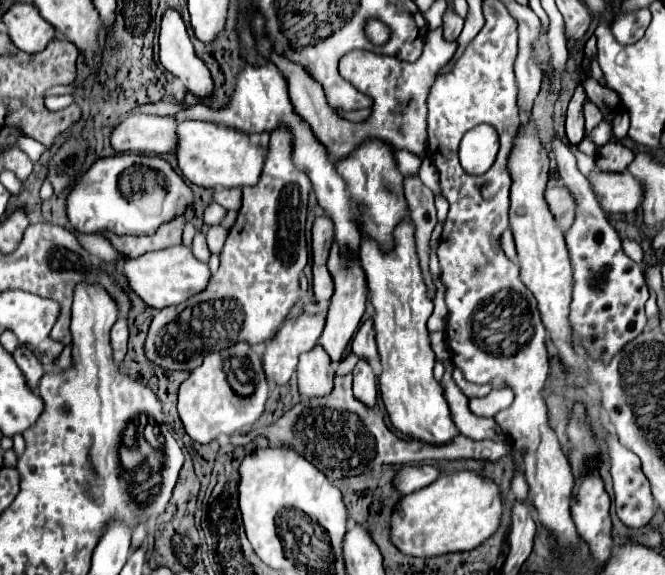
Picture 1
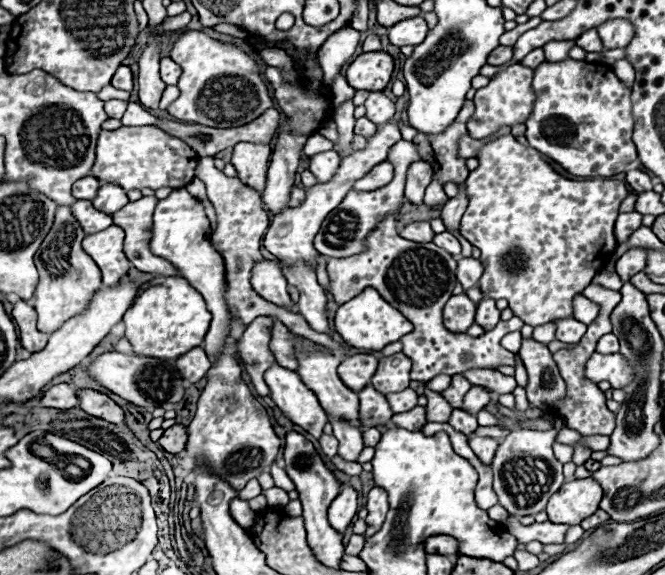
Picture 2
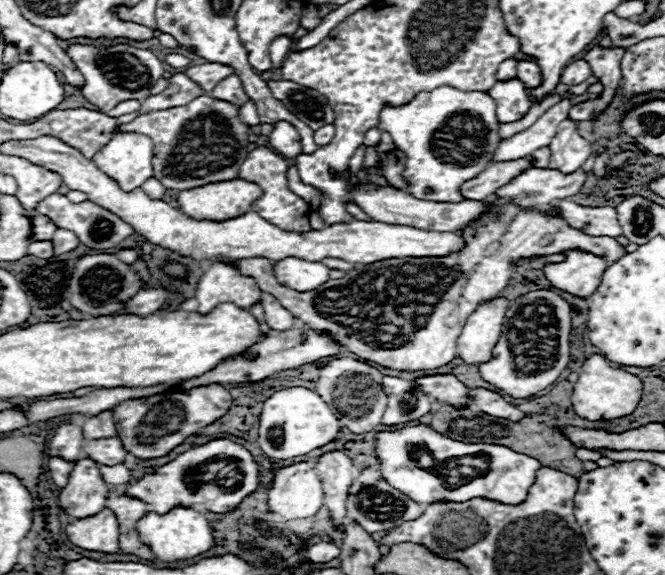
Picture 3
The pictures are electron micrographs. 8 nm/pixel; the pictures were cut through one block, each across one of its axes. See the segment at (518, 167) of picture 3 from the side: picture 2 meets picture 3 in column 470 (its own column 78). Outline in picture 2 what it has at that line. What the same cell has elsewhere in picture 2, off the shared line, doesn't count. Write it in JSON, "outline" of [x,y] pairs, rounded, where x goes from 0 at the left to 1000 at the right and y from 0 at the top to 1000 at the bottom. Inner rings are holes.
{"outline":[[[129,306],[129,310],[120,310],[117,317],[111,317],[111,323],[108,323],[108,337],[111,337],[114,348],[138,348],[141,337],[147,334],[147,327],[150,327],[147,310],[141,310],[141,306]]]}

